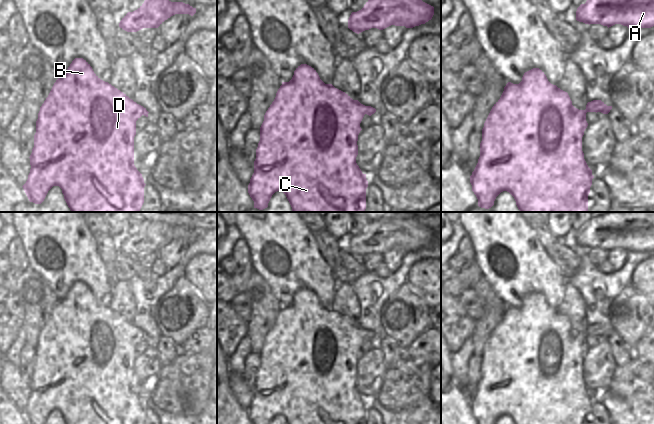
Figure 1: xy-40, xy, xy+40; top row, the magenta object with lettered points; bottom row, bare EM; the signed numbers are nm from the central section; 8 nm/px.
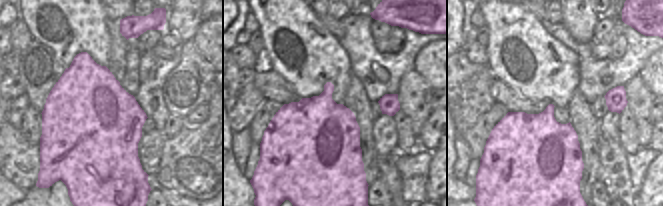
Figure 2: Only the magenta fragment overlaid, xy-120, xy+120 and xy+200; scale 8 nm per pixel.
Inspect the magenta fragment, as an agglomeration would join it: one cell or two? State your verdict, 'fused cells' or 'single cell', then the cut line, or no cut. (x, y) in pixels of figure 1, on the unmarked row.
single cell; cut none

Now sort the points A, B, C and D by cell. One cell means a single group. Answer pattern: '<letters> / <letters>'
A B C D

